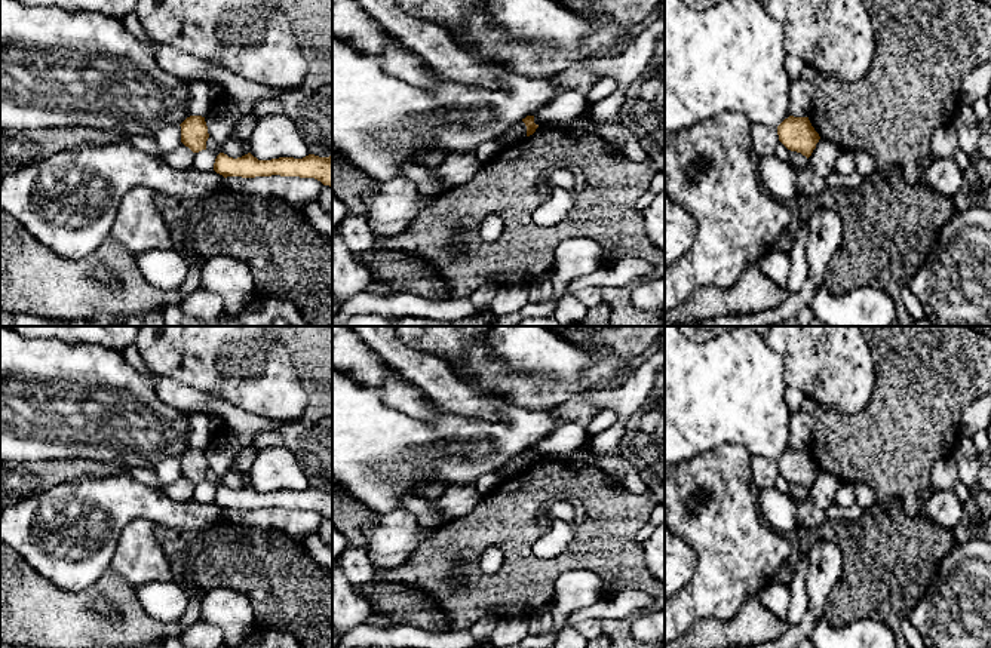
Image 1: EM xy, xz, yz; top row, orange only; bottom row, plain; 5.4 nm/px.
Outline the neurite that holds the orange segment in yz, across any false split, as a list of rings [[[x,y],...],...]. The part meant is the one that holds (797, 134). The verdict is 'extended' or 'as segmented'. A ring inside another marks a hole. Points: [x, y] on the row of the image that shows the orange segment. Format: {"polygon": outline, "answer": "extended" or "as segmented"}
{"polygon": [[[789,116],[777,126],[779,141],[791,151],[811,156],[820,136],[811,126],[809,117]]], "answer": "as segmented"}

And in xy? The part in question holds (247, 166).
{"polygon": [[[220,153],[215,159],[214,171],[224,178],[255,178],[271,175],[315,178],[323,185],[332,187],[332,156],[319,157],[309,154],[303,159],[279,157],[271,160],[258,160],[251,153],[237,159]]], "answer": "as segmented"}

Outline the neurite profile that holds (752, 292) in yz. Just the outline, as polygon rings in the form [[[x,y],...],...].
[[[758,264],[748,267],[728,289],[700,286],[675,308],[665,313],[665,326],[718,319],[730,314],[754,314],[777,307],[789,291],[771,282]]]

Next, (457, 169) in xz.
[[[455,153],[433,168],[433,173],[444,182],[445,190],[454,190],[469,182],[481,168],[482,163],[473,153]]]

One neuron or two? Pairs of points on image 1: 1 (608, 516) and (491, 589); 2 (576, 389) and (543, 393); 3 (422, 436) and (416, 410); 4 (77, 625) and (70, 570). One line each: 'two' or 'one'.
1: one
2: one
3: two
4: two

